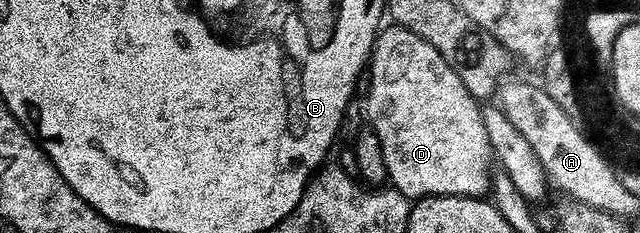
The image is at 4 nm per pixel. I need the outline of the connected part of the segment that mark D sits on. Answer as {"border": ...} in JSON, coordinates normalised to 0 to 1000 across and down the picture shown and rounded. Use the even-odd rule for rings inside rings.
{"border":[[[620,107],[608,112],[592,129],[575,258],[580,373],[569,421],[569,494],[594,597],[614,815],[642,863],[663,854],[667,837],[758,841],[766,803],[769,661],[748,429],[731,399],[706,279],[700,279],[663,159],[650,159],[650,142]]]}

